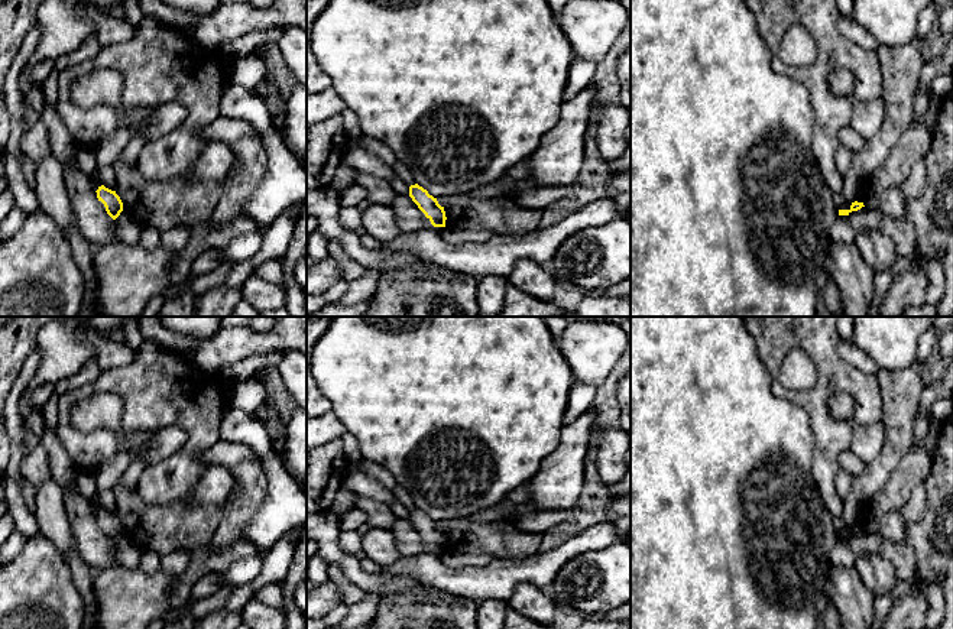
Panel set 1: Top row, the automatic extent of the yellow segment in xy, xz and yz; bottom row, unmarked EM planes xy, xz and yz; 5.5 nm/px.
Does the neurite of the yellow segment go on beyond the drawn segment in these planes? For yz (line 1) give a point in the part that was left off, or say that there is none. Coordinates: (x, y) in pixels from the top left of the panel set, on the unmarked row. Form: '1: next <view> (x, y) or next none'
1: next none

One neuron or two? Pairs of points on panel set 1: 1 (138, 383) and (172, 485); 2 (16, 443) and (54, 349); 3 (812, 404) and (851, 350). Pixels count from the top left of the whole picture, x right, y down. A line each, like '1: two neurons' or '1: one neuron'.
1: one neuron
2: two neurons
3: two neurons

